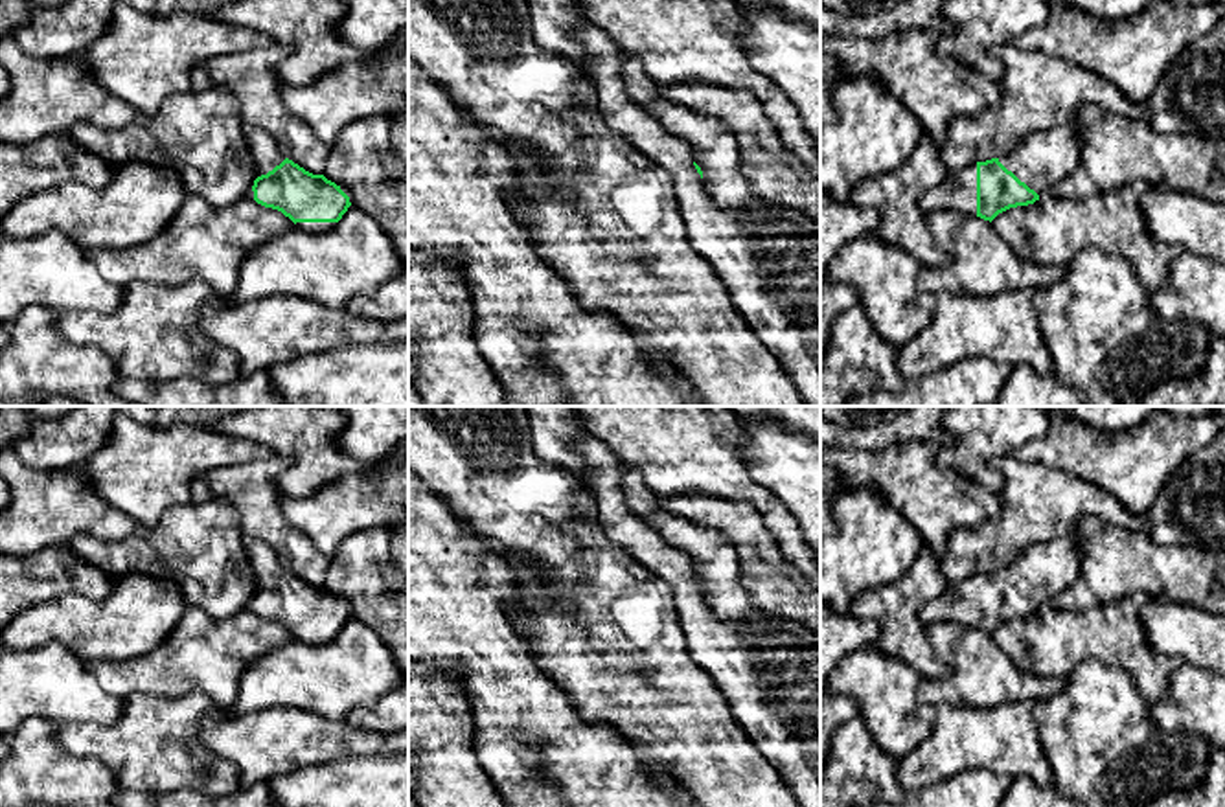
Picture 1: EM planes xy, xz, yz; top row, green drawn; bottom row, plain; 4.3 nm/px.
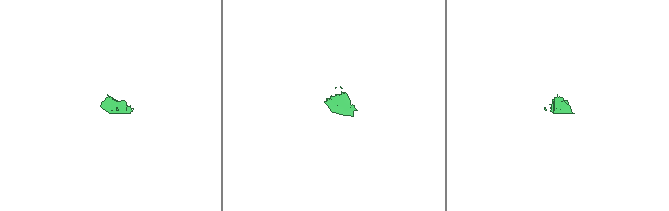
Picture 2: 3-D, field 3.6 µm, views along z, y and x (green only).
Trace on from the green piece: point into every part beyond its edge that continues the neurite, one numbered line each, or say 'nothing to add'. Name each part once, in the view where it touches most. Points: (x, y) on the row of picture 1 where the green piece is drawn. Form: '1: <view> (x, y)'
1: yz (959, 190)

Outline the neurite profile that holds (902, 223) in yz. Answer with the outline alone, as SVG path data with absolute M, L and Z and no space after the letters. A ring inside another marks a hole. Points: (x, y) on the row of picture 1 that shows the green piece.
M923 132L901 169L859 182L848 200L879 211L879 224L872 235L905 250L923 268L940 267L947 261L947 254L934 243L918 200L947 175L940 147Z

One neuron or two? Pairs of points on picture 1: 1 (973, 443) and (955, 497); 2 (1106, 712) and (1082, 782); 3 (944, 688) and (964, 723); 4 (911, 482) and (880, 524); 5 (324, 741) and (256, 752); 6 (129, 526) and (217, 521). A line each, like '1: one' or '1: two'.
1: two
2: one
3: two
4: two
5: one
6: two

